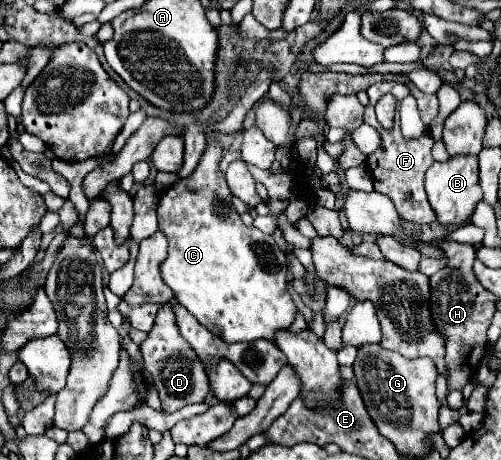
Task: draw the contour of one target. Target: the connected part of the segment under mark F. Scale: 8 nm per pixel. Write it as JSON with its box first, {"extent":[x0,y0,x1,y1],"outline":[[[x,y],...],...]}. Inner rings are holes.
{"extent":[364,81,436,223],"outline":[[[380,81],[380,83],[374,83],[368,87],[368,97],[370,97],[370,103],[366,107],[366,113],[364,113],[364,123],[376,127],[380,133],[382,133],[382,145],[378,151],[374,151],[372,155],[368,155],[366,163],[370,167],[370,173],[372,173],[372,179],[374,179],[374,189],[378,193],[384,193],[392,199],[394,207],[398,209],[398,215],[404,219],[404,221],[410,221],[410,223],[434,223],[436,221],[436,213],[432,211],[430,203],[428,203],[428,197],[426,197],[426,191],[424,191],[424,173],[426,169],[434,163],[432,159],[432,145],[434,145],[434,139],[432,135],[422,135],[418,139],[412,139],[412,141],[406,141],[402,135],[400,135],[400,116],[396,113],[394,119],[394,125],[390,131],[386,131],[376,115],[374,115],[374,105],[376,101],[384,95],[384,93],[392,93],[398,104],[406,97],[410,95],[408,87],[404,83],[398,83],[398,81]]]}

